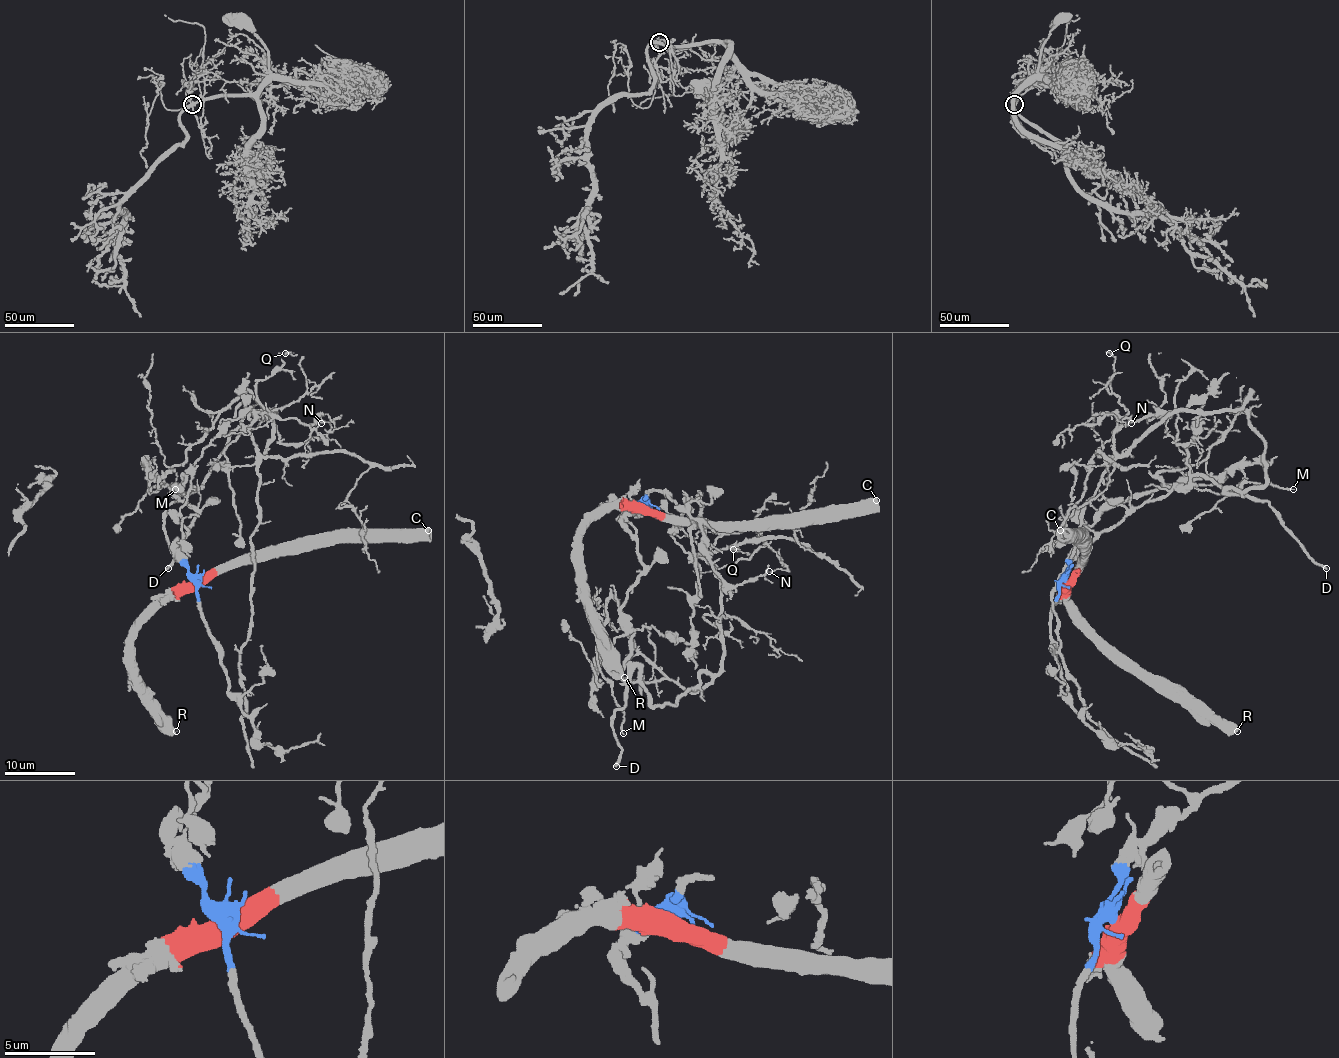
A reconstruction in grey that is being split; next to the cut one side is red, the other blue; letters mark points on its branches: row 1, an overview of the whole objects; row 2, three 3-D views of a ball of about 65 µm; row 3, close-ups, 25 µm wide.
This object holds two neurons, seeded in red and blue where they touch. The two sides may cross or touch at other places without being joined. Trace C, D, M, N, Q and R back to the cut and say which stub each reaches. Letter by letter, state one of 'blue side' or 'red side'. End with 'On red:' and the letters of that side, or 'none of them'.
C: red side
D: blue side
M: blue side
N: blue side
Q: blue side
R: red side
On red: C, R

